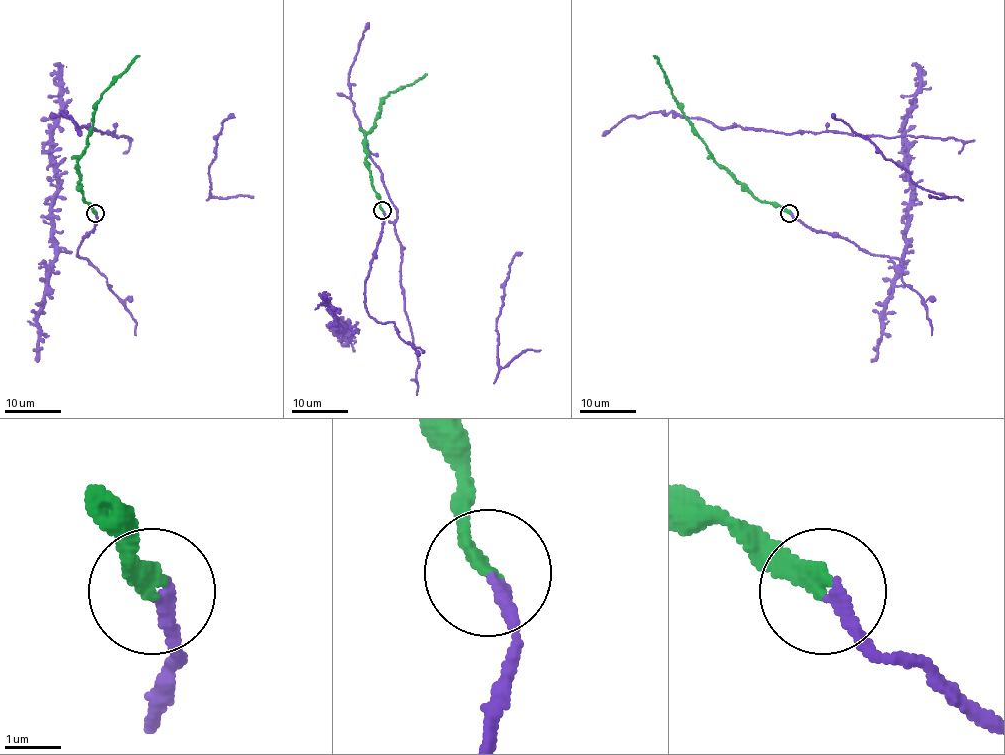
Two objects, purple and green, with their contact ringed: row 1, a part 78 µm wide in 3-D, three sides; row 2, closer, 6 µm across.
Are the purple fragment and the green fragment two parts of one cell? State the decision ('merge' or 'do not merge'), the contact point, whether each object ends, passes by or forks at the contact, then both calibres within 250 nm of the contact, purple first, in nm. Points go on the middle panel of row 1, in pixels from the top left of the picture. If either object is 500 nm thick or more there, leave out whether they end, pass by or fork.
merge; at (382, 210); purple ends there; green ends there; 220 nm thick on the purple side, 320 nm on the other

